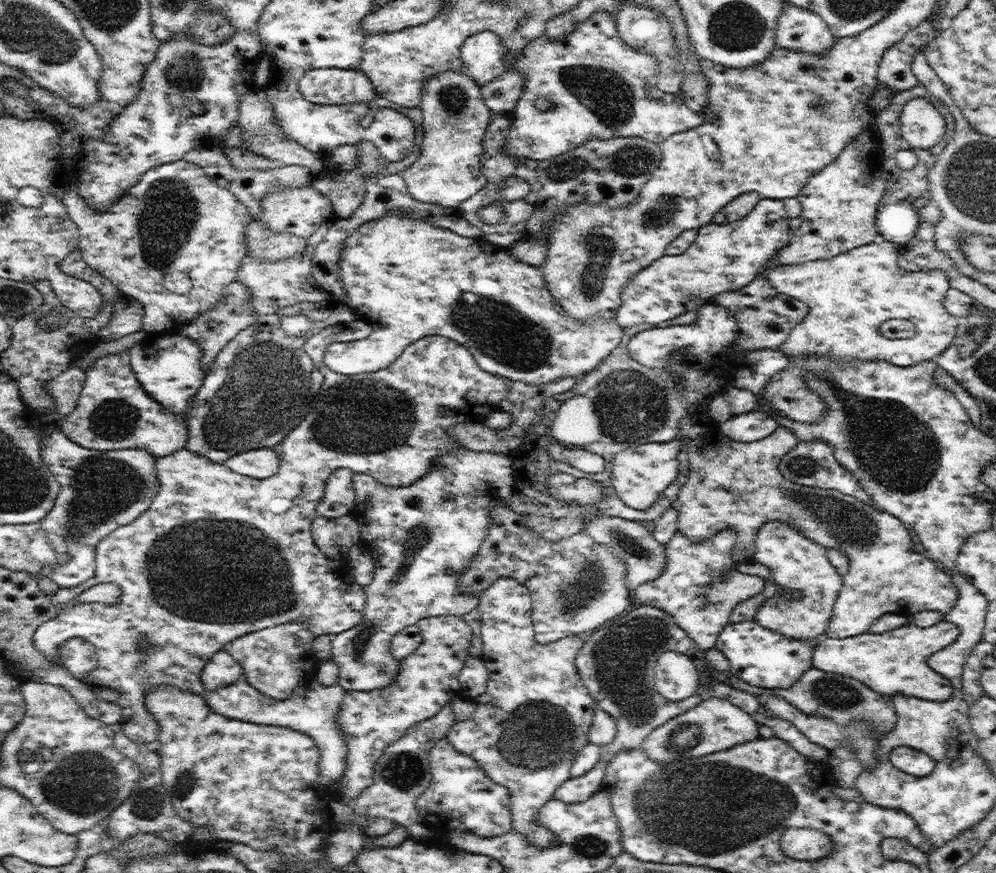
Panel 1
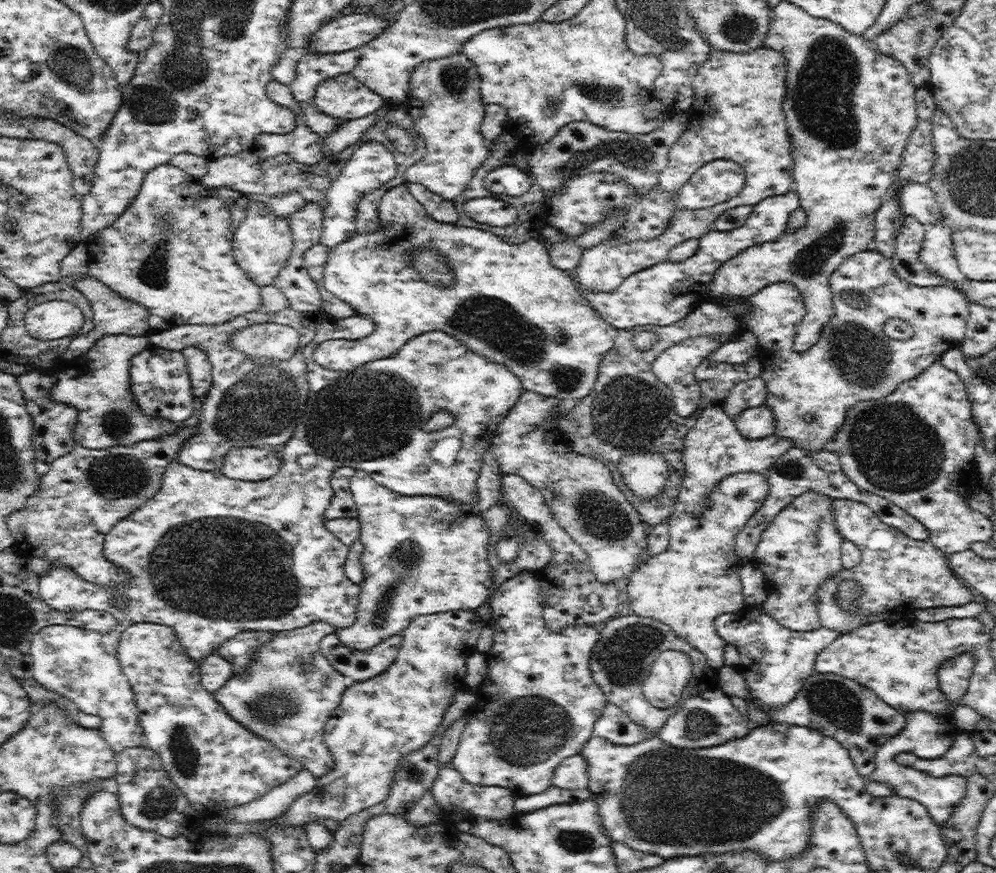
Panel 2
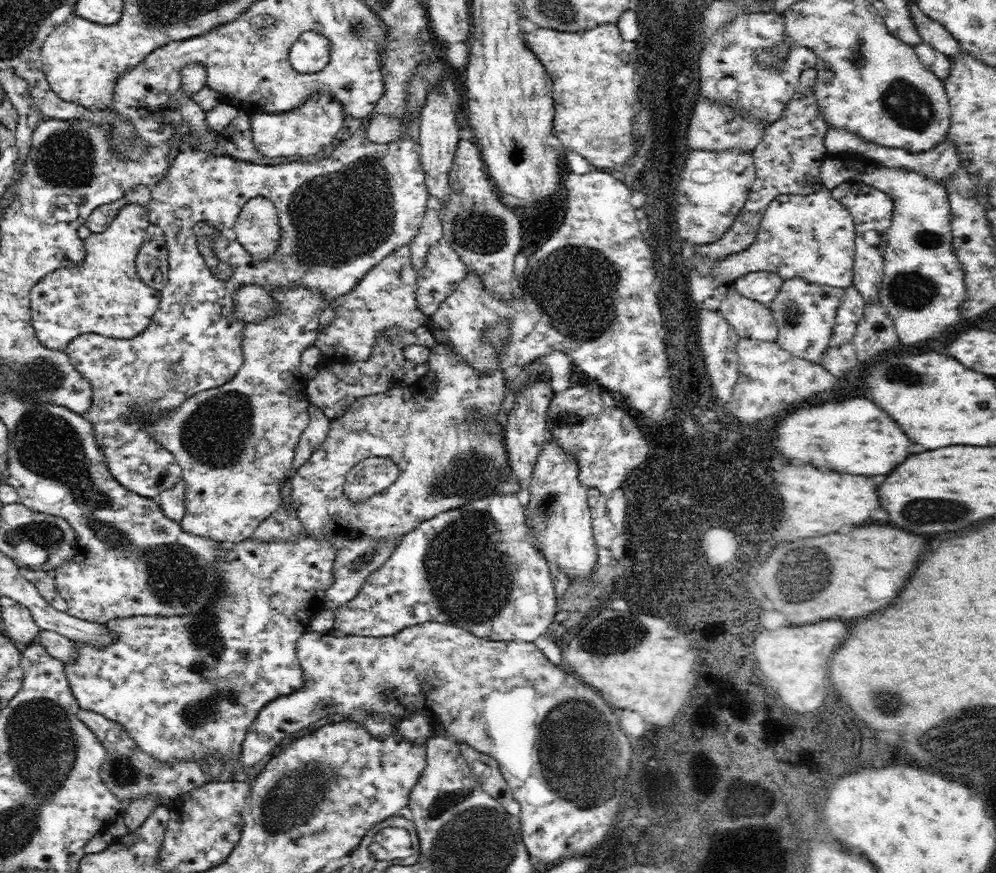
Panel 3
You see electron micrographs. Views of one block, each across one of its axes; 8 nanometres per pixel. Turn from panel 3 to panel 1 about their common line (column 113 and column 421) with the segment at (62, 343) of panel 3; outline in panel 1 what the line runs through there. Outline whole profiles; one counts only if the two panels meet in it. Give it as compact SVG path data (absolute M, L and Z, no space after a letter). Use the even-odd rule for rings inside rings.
M385 216L381 220L373 220L373 222L363 224L361 228L357 228L357 232L353 232L353 236L349 236L349 240L345 240L345 250L343 252L345 254L339 260L339 272L341 272L341 284L343 284L345 294L347 294L347 304L349 304L351 310L355 310L357 318L361 318L363 322L369 324L371 330L369 330L367 338L359 338L357 342L331 344L331 346L325 348L325 360L323 362L331 372L335 372L339 376L357 376L357 374L365 374L365 372L373 374L373 372L385 370L415 340L421 340L425 336L445 336L447 340L455 340L457 344L465 346L469 350L469 354L473 356L473 360L477 362L477 366L483 372L491 374L491 376L501 376L505 380L523 380L529 386L559 380L559 378L565 378L565 376L571 376L571 378L579 380L589 370L597 368L617 348L617 344L623 338L623 328L613 320L593 320L591 324L581 324L577 320L571 320L571 316L567 316L559 308L559 304L553 300L553 296L549 294L539 268L531 266L531 264L517 262L515 258L509 256L507 248L493 246L493 244L485 242L483 238L461 238L461 236L457 236L453 232L447 232L447 230L441 230L441 228L437 230L431 224L427 224L425 220L421 222L421 220L413 220L413 218L407 218L407 216Z

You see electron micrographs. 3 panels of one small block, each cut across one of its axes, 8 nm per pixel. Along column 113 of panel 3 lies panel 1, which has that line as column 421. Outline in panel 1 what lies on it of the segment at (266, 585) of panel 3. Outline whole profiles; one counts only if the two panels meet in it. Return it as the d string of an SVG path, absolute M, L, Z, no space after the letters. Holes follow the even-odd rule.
M439 616L439 618L425 618L425 620L419 620L417 622L417 626L419 626L419 632L421 632L421 646L415 650L415 652L411 652L405 660L401 660L401 670L399 670L399 676L393 680L393 684L389 686L389 688L385 688L385 690L377 690L377 692L345 692L345 696L343 696L343 702L341 702L341 712L339 712L339 726L341 726L341 730L343 730L343 736L345 736L345 744L347 744L347 766L345 766L345 782L343 782L343 786L345 786L345 798L349 800L349 804L351 804L351 800L355 800L357 798L357 794L361 794L361 790L365 790L367 786L371 786L371 776L373 776L373 768L375 768L375 764L377 764L377 760L379 760L379 756L383 754L383 750L391 744L391 742L395 742L395 740L399 740L405 732L407 732L407 728L409 726L413 726L413 724L419 724L419 722L423 722L423 720L429 720L429 718L433 718L445 704L449 704L451 700L453 700L453 692L455 690L459 690L461 686L459 686L459 674L461 674L461 670L463 670L463 664L465 664L465 660L467 660L467 646L469 646L469 642L471 642L471 628L469 628L469 624L465 624L463 622L463 618L459 618L459 616Z

